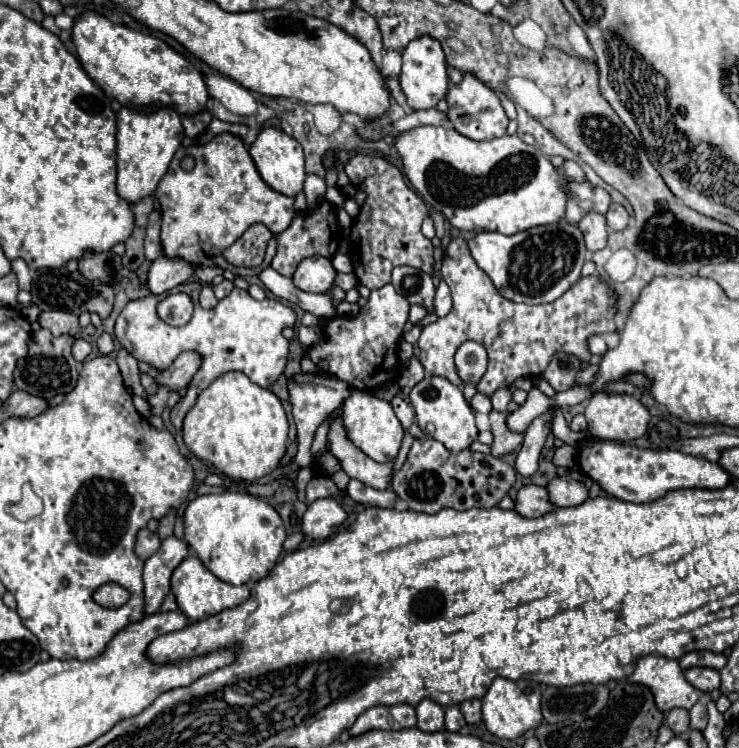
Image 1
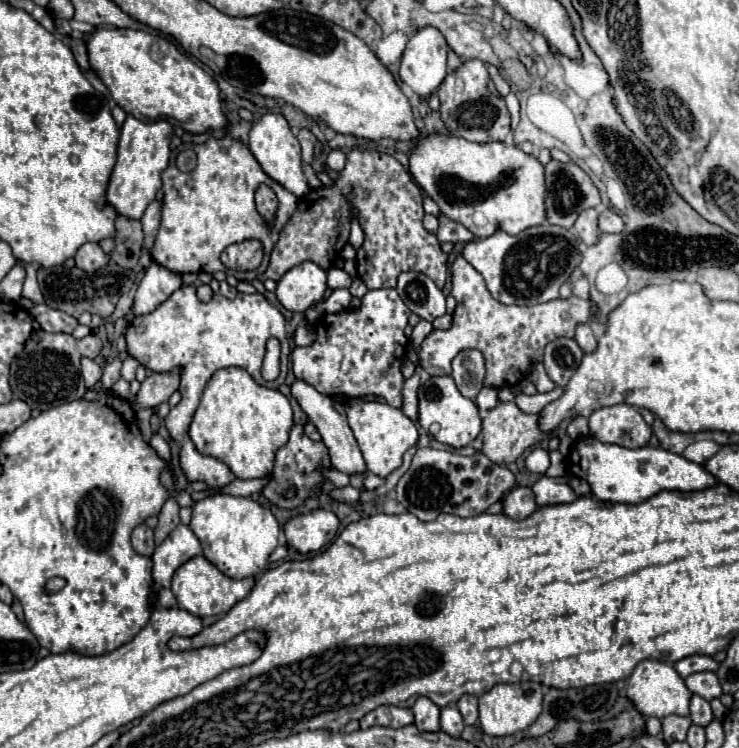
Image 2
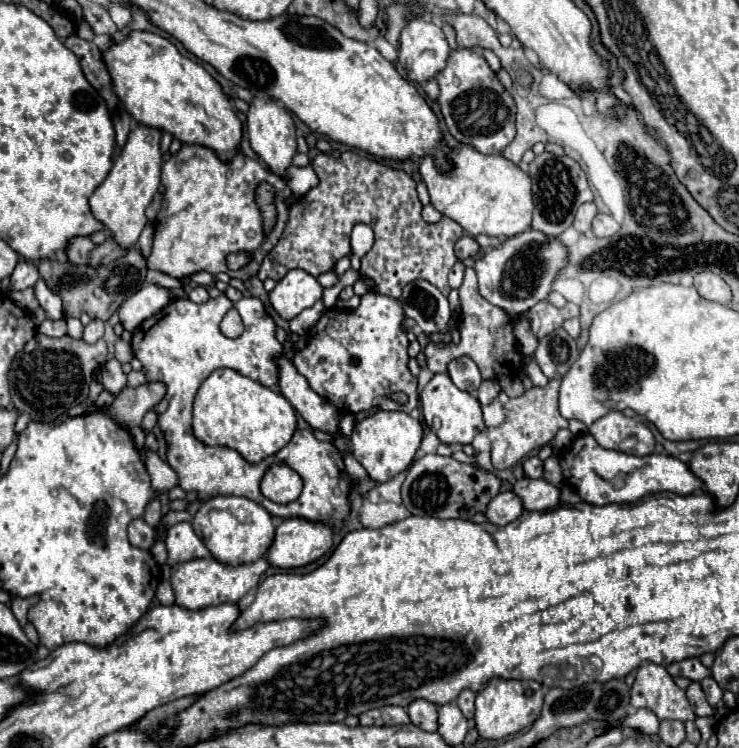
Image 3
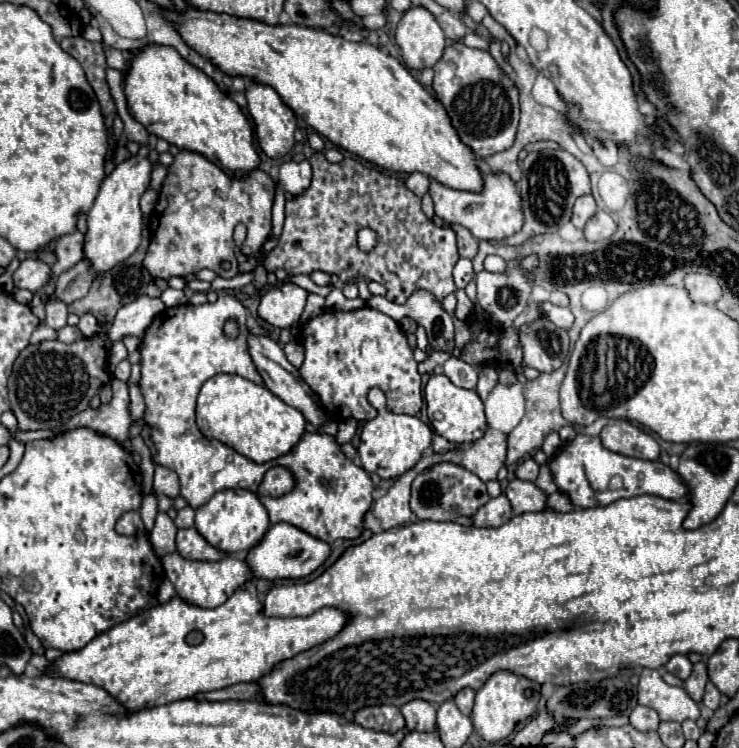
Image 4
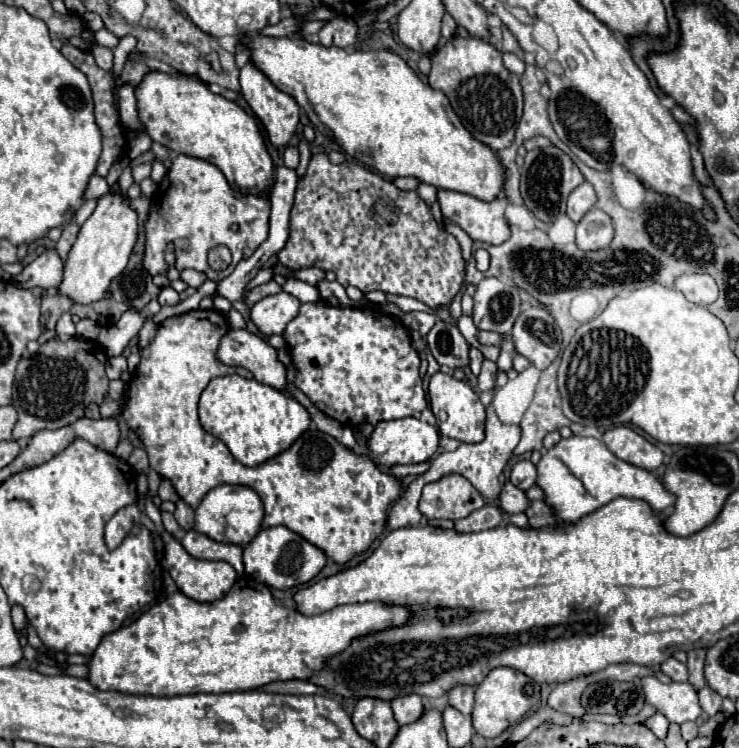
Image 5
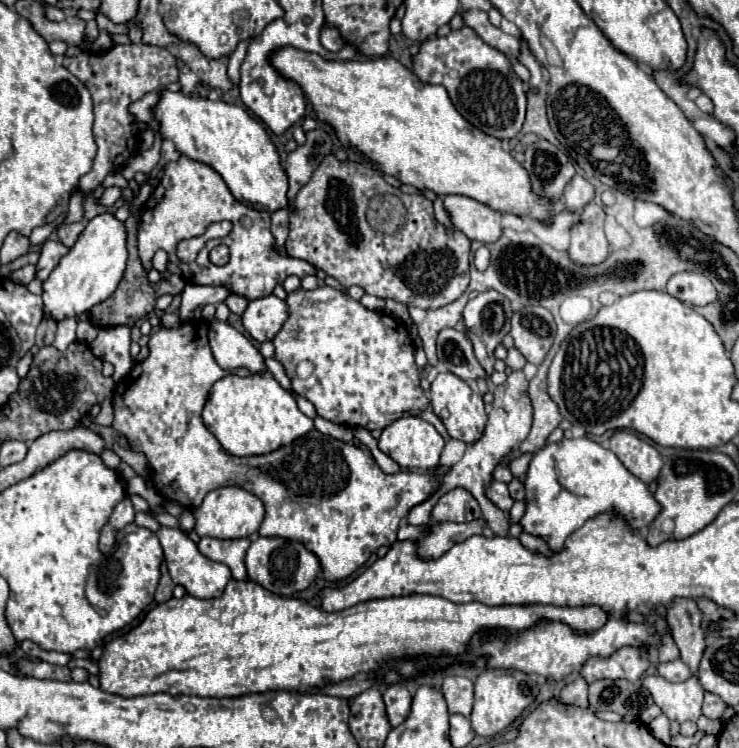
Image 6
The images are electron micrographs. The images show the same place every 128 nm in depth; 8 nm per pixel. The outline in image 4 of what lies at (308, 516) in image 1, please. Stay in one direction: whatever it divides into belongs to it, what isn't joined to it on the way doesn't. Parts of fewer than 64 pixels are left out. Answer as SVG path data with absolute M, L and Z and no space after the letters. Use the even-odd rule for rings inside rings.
M278 522L274 526L270 526L270 530L260 540L260 544L250 550L248 564L252 566L252 570L258 578L266 578L266 580L304 578L304 576L312 574L318 566L322 566L328 556L330 556L330 546L324 540L310 536L308 532L304 532L292 524Z

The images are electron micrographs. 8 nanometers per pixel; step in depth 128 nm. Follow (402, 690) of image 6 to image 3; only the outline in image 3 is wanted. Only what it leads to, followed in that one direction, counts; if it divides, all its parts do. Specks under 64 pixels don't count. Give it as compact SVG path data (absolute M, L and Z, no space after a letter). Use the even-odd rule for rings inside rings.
M414 700L408 706L408 714L414 726L426 730L426 732L436 732L438 728L438 708L428 702L428 700Z

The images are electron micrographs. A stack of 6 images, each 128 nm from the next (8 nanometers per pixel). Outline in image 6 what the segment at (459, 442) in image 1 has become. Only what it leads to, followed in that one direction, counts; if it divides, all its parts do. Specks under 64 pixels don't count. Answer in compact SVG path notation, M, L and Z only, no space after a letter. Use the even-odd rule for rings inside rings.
M452 372L438 374L430 386L430 404L434 408L434 414L446 426L450 438L462 440L466 444L474 444L476 440L480 440L486 420L488 420L486 412L484 412L484 402L482 402L482 396L478 392L474 392L462 378L458 378Z

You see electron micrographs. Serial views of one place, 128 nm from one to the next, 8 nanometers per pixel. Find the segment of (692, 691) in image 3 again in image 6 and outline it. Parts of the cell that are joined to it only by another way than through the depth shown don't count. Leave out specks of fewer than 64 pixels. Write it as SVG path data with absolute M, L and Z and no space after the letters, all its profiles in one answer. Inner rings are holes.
M676 600L668 610L668 626L680 648L682 662L698 676L698 664L706 648L706 632L702 630L704 614L694 600Z

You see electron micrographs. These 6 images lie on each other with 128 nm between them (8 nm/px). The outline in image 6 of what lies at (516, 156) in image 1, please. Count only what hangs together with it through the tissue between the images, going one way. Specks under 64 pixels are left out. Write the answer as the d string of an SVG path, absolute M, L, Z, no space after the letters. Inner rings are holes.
M450 194L444 196L444 210L448 212L452 224L470 240L490 244L502 236L502 214L482 202L476 202L468 196Z

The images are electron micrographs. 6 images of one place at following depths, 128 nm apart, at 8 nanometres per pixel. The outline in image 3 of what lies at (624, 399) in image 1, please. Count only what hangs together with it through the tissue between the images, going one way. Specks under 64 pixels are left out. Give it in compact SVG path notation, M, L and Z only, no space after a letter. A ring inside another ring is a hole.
M612 410L606 416L598 418L588 432L596 438L596 442L602 448L612 448L612 450L620 450L620 442L626 438L636 438L636 444L632 450L632 454L636 456L646 456L654 452L654 436L650 432L650 428L642 422L636 422L634 418L624 416L624 412Z

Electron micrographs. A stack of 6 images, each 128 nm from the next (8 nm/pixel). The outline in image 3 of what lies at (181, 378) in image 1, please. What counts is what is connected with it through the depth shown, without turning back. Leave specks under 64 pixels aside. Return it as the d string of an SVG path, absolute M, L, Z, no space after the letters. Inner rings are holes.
M146 382L138 388L124 388L116 400L106 406L106 412L126 428L140 426L144 414L152 410L166 394L162 382Z

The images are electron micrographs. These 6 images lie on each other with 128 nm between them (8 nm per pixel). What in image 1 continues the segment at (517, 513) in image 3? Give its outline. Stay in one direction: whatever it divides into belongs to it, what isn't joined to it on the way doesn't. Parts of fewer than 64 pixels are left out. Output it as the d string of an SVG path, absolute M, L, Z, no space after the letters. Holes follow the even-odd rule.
M528 484L522 486L518 490L518 498L516 498L516 512L524 518L540 518L548 512L556 510L556 506L550 502L548 498L548 490L536 484Z

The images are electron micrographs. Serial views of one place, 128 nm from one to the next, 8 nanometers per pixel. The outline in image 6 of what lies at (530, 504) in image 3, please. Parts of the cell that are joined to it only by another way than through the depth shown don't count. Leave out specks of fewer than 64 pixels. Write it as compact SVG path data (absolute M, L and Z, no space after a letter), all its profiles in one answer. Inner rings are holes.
M492 482L492 484L488 486L486 494L488 494L488 498L490 498L500 510L504 510L504 512L508 512L508 510L512 508L512 504L514 504L514 500L512 500L512 496L510 496L510 492L508 492L508 486L506 486L504 482Z

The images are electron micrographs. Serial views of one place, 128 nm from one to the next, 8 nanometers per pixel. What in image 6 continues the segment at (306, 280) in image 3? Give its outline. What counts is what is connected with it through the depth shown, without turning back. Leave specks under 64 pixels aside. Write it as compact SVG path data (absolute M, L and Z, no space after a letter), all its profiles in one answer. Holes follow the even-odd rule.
M274 294L252 300L246 312L242 314L244 328L258 342L272 340L286 322L286 318L288 318L288 304L286 300L276 298Z

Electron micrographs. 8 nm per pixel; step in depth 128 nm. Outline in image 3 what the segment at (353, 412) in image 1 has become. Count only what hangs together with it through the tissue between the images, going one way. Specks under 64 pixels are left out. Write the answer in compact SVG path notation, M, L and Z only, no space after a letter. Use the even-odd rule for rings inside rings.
M376 410L374 414L356 422L350 436L354 458L368 470L368 476L374 482L384 482L404 472L412 464L414 454L420 448L420 440L422 440L422 426L418 420L410 418L406 412L386 412L386 410Z

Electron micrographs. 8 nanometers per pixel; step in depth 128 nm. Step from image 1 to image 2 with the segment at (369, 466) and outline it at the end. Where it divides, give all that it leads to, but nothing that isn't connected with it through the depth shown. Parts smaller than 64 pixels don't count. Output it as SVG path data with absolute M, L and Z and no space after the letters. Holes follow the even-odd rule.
M296 380L292 384L292 394L294 398L300 402L302 410L306 412L306 416L314 422L314 426L318 428L320 436L322 436L322 442L326 444L328 452L330 452L330 464L340 470L340 472L346 472L346 474L364 474L366 472L366 464L364 464L364 458L362 458L362 452L356 444L356 438L348 426L348 420L346 420L346 410L344 410L344 404L338 404L334 402L330 396L324 396L320 392L316 392L310 384L302 382L302 380Z

